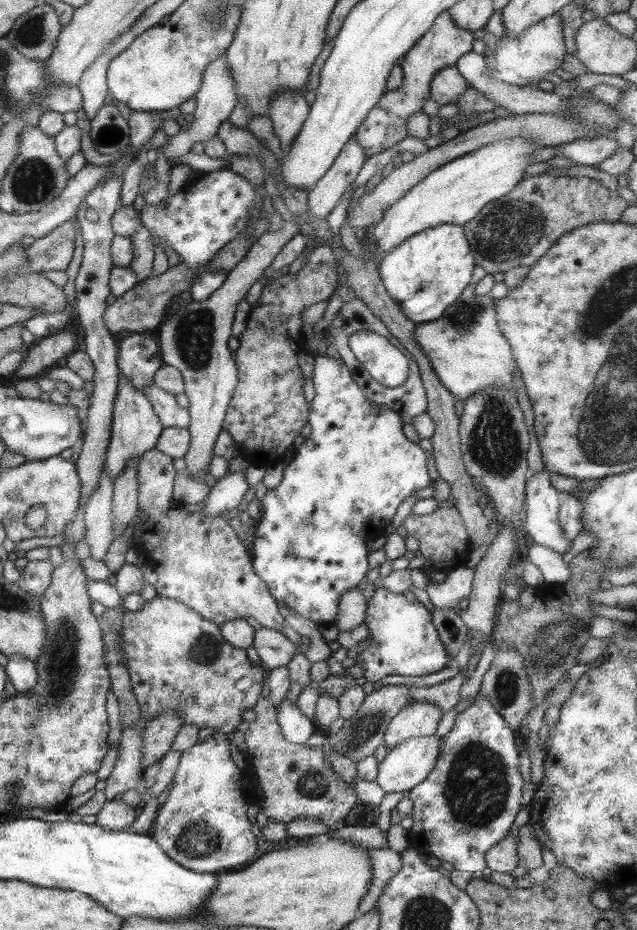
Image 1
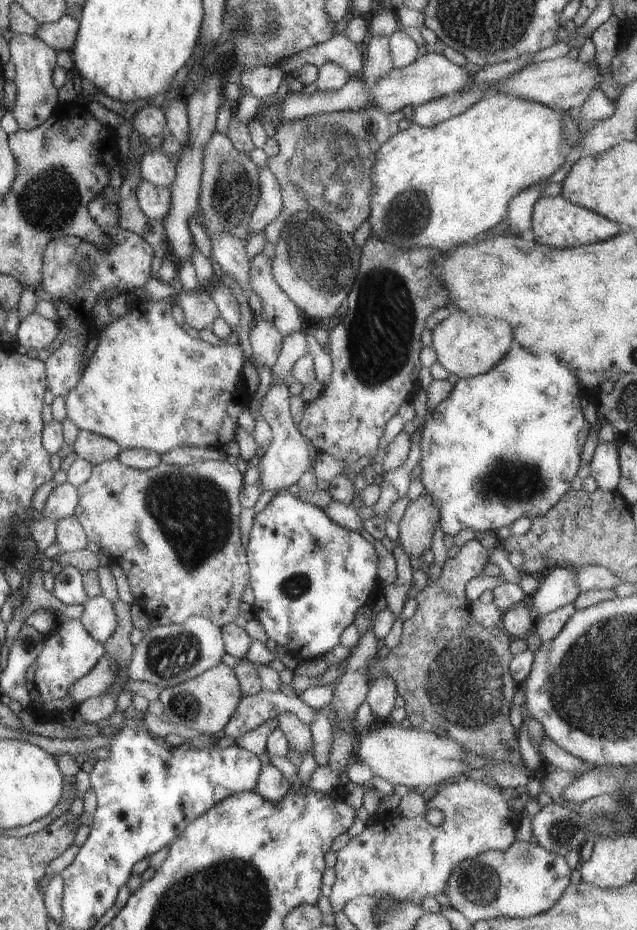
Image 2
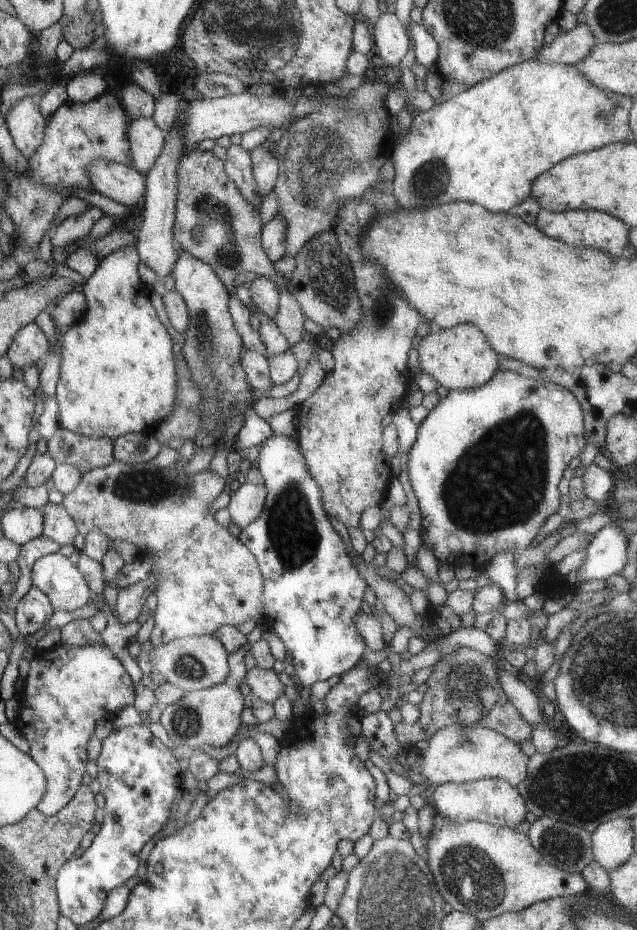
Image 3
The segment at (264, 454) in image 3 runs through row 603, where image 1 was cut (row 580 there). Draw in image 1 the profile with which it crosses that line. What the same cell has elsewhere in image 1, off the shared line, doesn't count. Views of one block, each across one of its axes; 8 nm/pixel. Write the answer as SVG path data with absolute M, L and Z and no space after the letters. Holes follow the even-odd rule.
M318 354L313 357L310 379L315 397L307 418L311 433L293 450L279 485L267 490L260 501L261 518L253 530L250 561L279 606L295 610L311 622L334 625L339 598L356 588L366 575L366 541L381 535L399 504L417 490L429 487L431 480L425 467L425 451L405 438L400 415L385 405L371 403L352 382L341 360Z

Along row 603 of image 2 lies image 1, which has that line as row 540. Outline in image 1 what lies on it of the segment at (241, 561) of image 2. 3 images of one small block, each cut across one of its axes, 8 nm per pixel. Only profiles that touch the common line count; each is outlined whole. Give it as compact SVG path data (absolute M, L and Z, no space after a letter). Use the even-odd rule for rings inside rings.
M155 448L148 449L138 456L137 463L137 507L143 518L137 519L133 528L133 539L137 541L134 549L142 553L145 561L154 569L157 580L154 584L156 596L169 598L189 607L199 616L214 622L216 625L235 619L255 618L264 628L281 633L285 624L277 602L269 594L265 583L255 574L247 555L247 547L239 541L237 533L229 527L223 518L205 517L203 513L189 513L181 508L172 498L172 487L175 470L172 458Z

